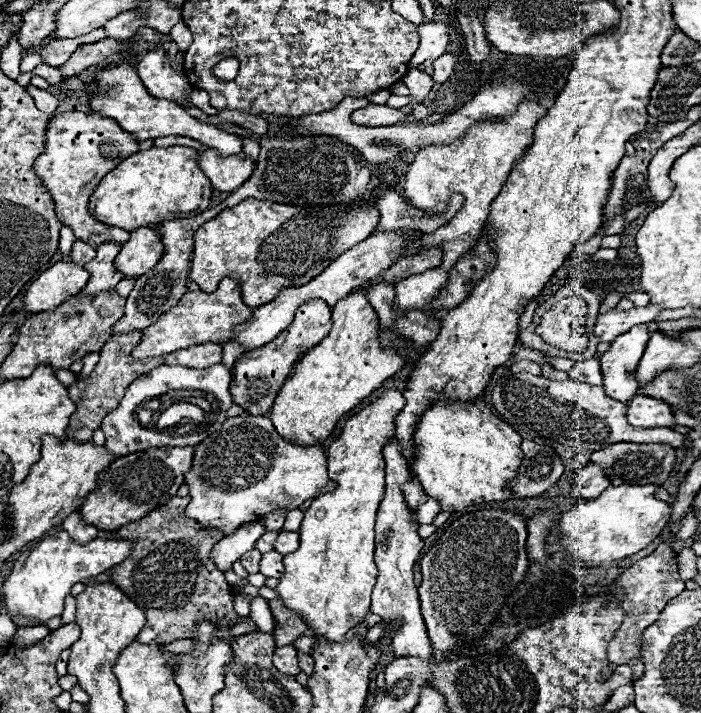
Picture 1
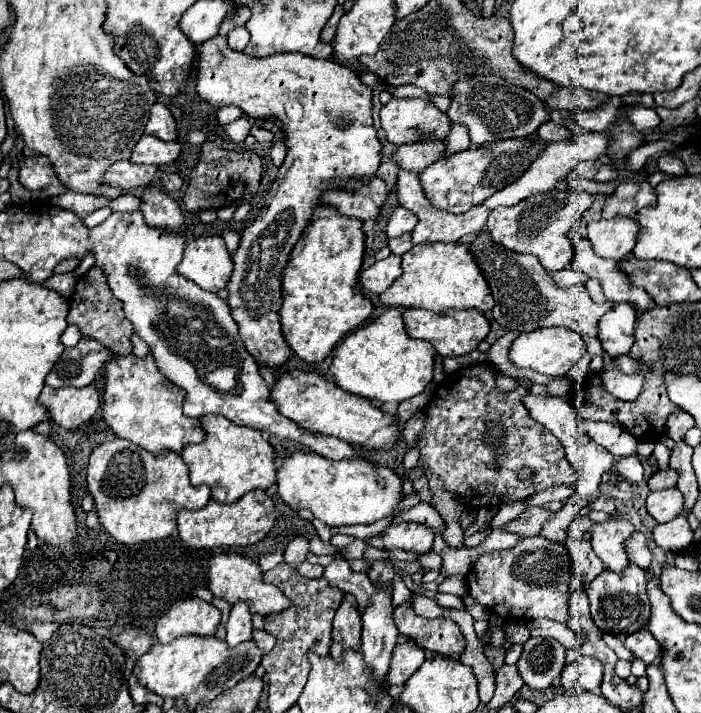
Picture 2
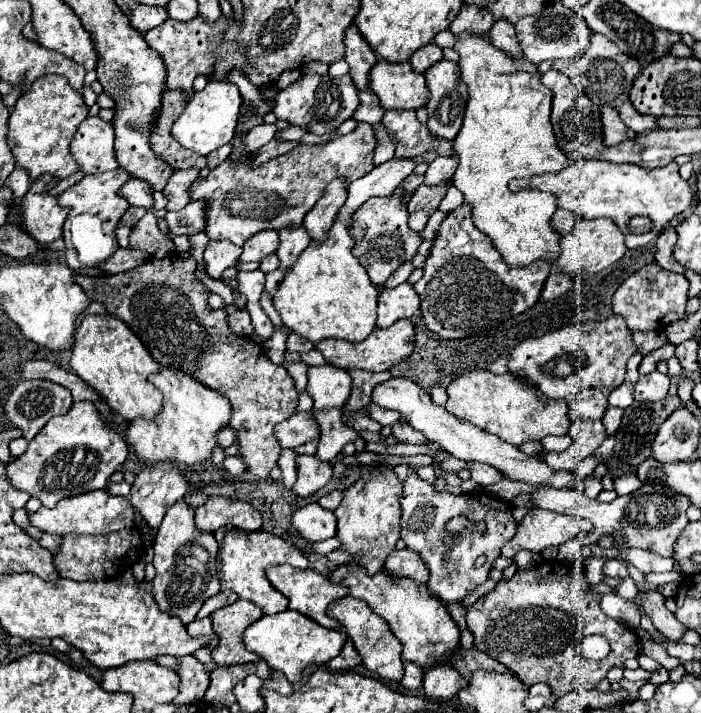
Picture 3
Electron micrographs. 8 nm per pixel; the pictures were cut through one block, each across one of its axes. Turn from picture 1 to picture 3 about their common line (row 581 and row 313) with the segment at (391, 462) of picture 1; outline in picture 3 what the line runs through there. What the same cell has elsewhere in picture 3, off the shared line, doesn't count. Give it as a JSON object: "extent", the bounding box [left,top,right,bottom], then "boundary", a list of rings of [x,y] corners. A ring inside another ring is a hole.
{"extent":[378,282,420,328],"boundary":[[[404,282],[392,290],[384,290],[378,298],[378,328],[388,328],[400,318],[412,318],[420,308],[420,298],[412,284]]]}

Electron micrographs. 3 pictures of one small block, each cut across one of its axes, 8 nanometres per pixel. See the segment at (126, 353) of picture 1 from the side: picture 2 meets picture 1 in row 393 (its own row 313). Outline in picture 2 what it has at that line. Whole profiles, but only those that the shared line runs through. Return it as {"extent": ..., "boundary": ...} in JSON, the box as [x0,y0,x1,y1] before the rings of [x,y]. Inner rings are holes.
{"extent":[68,266,134,356],"boundary":[[[94,266],[88,274],[84,274],[76,282],[74,294],[70,296],[68,324],[78,324],[80,330],[82,330],[82,336],[100,340],[104,346],[108,346],[118,356],[132,354],[130,336],[134,334],[134,326],[126,320],[126,316],[122,312],[122,302],[118,298],[114,298],[114,294],[108,288],[106,274],[98,266]]]}

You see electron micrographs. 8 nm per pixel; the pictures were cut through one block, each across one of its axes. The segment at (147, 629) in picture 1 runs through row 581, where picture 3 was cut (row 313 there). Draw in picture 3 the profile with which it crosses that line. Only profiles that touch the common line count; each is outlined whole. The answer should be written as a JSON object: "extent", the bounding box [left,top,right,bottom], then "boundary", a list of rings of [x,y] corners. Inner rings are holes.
{"extent":[74,254,298,478],"boundary":[[[178,254],[166,256],[166,258],[148,258],[142,266],[114,274],[114,276],[84,276],[76,274],[74,280],[84,288],[84,292],[90,296],[90,300],[100,302],[106,306],[106,310],[126,322],[126,326],[142,340],[142,344],[148,348],[148,352],[154,356],[154,360],[160,362],[164,368],[178,368],[198,382],[214,388],[216,392],[224,394],[232,404],[232,418],[230,426],[238,430],[238,444],[240,454],[244,456],[244,462],[248,464],[248,470],[258,478],[268,478],[270,472],[278,466],[278,456],[282,452],[282,446],[278,444],[278,438],[274,436],[276,424],[290,418],[294,414],[298,392],[294,386],[292,376],[288,374],[286,366],[278,366],[268,360],[264,348],[256,346],[248,336],[234,336],[226,326],[226,312],[224,308],[212,310],[208,306],[208,290],[194,278],[196,262],[194,258],[180,260]]]}

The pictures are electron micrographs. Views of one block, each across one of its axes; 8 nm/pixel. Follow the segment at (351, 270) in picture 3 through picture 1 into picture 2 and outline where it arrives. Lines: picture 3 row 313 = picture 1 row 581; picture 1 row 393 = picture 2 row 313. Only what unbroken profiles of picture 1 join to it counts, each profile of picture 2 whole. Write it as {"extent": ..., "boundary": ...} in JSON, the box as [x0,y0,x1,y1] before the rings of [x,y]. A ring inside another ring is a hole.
{"extent":[330,308,434,404],"boundary":[[[392,308],[374,322],[350,332],[336,346],[330,370],[336,384],[340,388],[346,388],[346,392],[378,402],[398,404],[424,392],[424,388],[432,382],[434,356],[434,344],[428,344],[428,340],[424,342],[410,338],[402,322],[402,312]]]}

